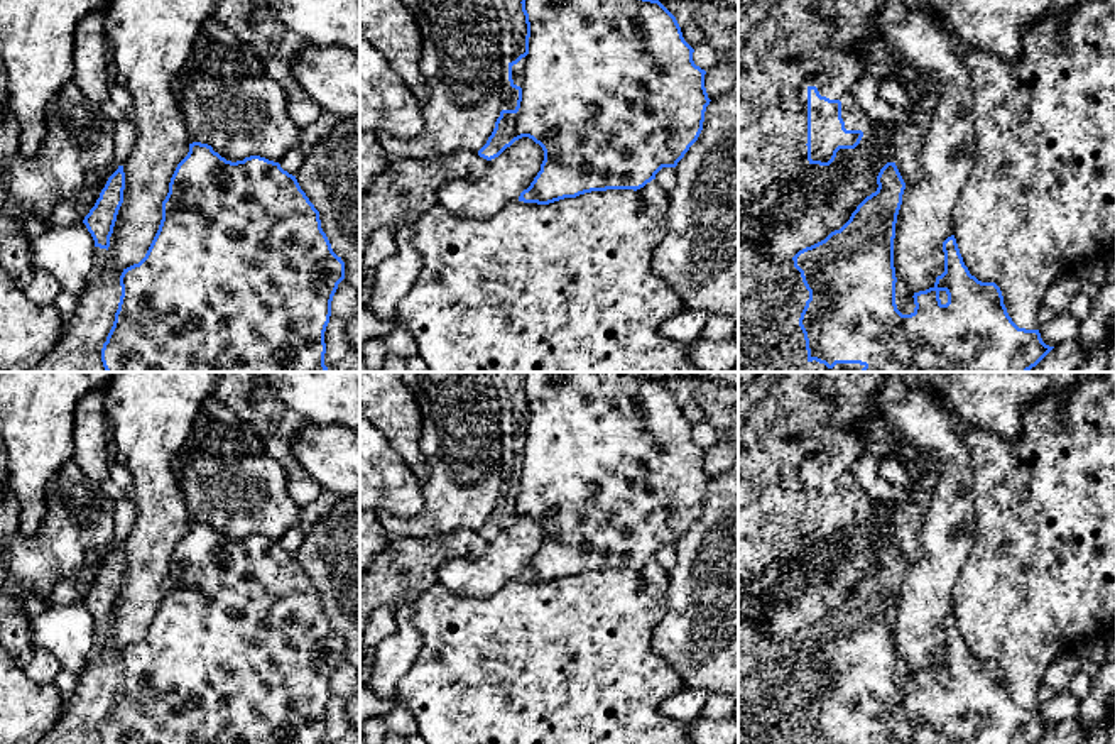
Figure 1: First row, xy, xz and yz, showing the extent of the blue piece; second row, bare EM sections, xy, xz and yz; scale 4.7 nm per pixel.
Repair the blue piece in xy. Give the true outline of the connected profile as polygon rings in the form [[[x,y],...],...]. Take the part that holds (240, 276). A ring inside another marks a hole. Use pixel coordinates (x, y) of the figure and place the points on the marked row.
[[[193,142],[188,156],[177,164],[169,193],[162,201],[162,220],[145,257],[120,276],[122,296],[113,326],[101,348],[106,372],[326,372],[324,331],[331,316],[331,301],[338,284],[345,279],[345,262],[338,257],[321,228],[319,211],[301,189],[296,176],[279,162],[260,156],[243,161],[226,161],[211,145]]]

